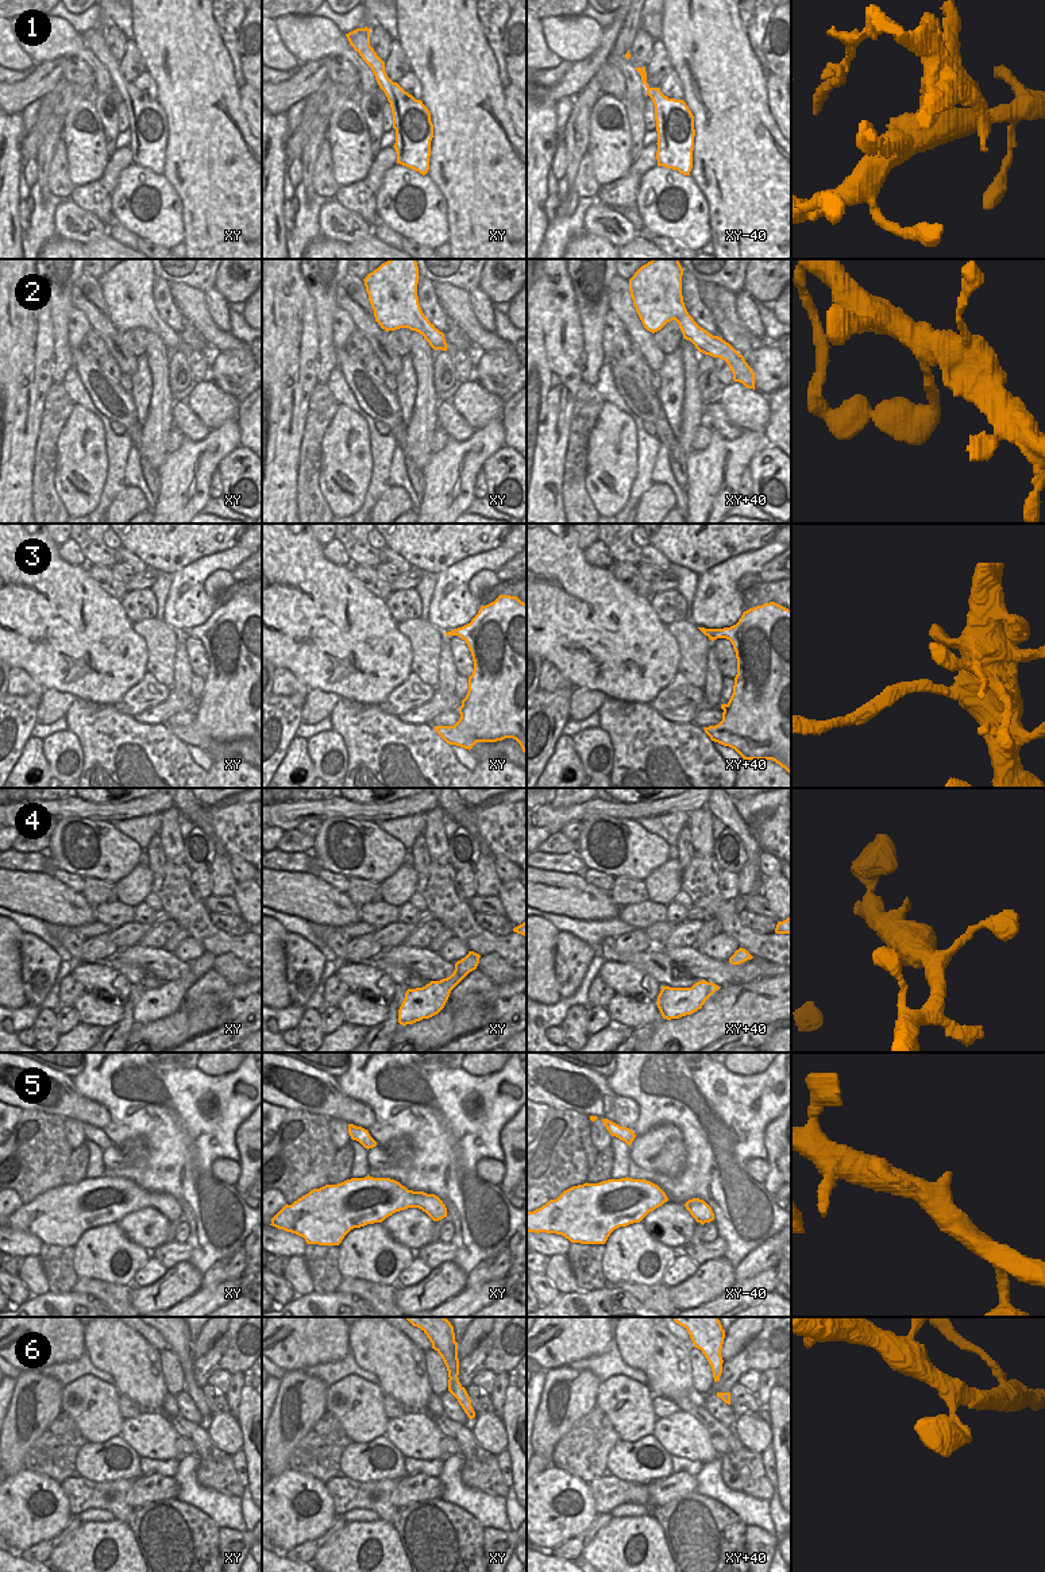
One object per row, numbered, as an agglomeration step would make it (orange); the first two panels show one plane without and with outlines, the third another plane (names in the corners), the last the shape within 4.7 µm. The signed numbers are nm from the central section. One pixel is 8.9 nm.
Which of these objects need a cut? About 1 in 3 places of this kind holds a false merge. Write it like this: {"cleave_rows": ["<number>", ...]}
{"cleave_rows": ["1", "3"]}

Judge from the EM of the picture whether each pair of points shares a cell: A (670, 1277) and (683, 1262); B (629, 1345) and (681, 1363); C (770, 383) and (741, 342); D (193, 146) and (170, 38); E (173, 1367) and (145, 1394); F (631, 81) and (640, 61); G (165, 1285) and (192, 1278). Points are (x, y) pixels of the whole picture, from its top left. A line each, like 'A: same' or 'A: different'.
A: same
B: same
C: different
D: same
E: different
F: different
G: same

